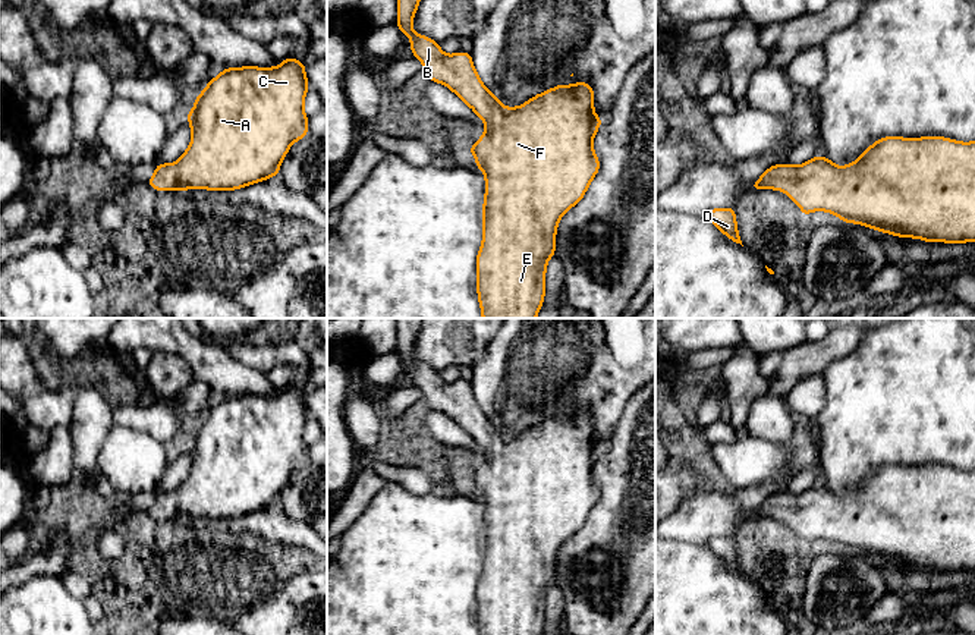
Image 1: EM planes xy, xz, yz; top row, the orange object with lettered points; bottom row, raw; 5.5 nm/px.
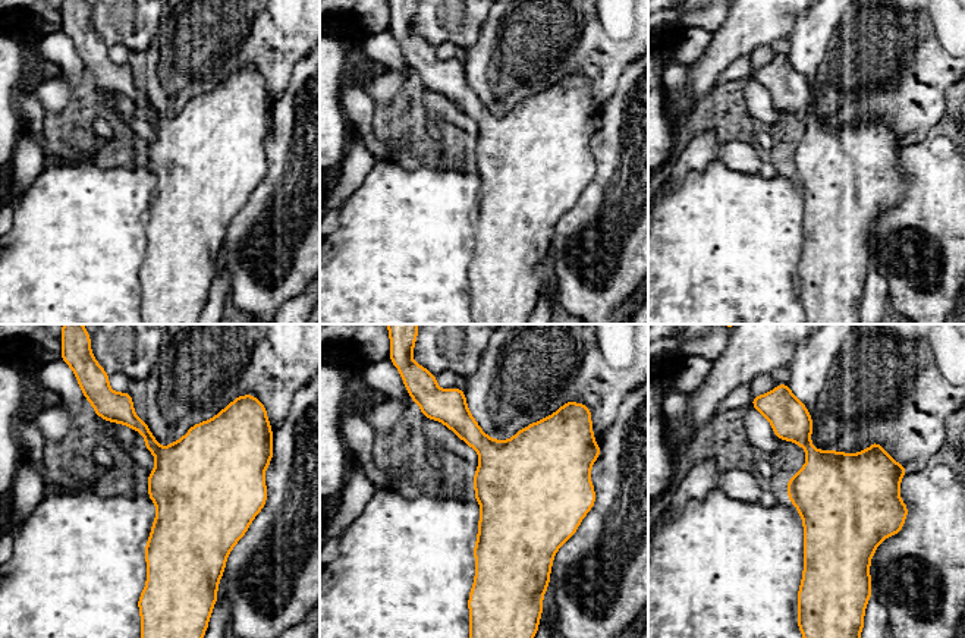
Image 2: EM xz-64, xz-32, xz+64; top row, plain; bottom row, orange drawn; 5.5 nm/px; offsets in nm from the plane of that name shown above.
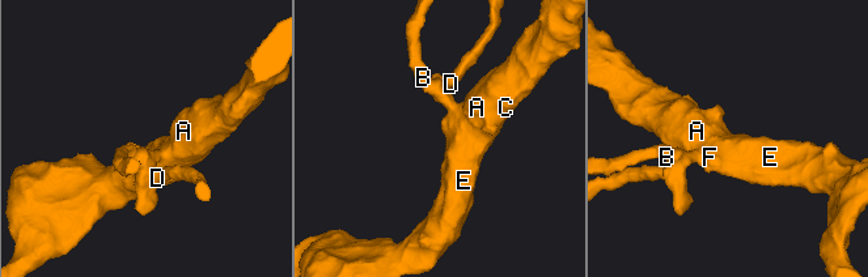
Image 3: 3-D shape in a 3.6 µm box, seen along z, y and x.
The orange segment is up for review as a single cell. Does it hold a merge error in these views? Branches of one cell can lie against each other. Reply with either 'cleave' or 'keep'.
keep

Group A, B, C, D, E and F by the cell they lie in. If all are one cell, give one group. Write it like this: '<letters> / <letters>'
A B C D E F

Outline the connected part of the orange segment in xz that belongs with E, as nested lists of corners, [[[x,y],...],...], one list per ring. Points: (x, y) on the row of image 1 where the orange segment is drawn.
[[[397,0],[396,25],[411,38],[411,51],[424,65],[428,79],[450,88],[477,116],[485,122],[485,132],[469,147],[477,158],[475,166],[485,176],[482,205],[482,245],[477,255],[477,292],[482,318],[535,318],[545,295],[545,268],[556,252],[556,232],[562,216],[578,204],[591,180],[600,170],[600,161],[592,148],[594,136],[603,123],[594,113],[594,91],[588,82],[556,85],[519,107],[504,107],[479,79],[469,53],[444,54],[440,43],[415,34],[412,22],[421,0]]]

